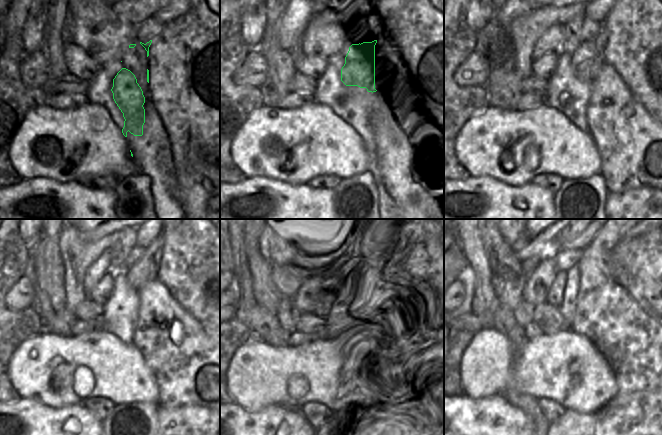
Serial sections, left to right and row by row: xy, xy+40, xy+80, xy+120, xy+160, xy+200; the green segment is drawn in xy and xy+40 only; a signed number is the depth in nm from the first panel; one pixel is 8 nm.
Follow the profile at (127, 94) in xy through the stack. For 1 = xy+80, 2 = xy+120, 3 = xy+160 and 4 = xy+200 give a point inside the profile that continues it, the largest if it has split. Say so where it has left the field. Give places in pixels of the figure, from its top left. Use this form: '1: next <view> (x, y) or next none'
1: next xy+80 (587, 59)
2: next xy+120 (143, 272)
3: next xy+160 (373, 259)
4: next xy+200 (601, 247)

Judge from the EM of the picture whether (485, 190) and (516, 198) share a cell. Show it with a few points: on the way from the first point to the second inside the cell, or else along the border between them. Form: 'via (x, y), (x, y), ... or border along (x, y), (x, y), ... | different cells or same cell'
via (493, 198), (508, 198) | same cell

